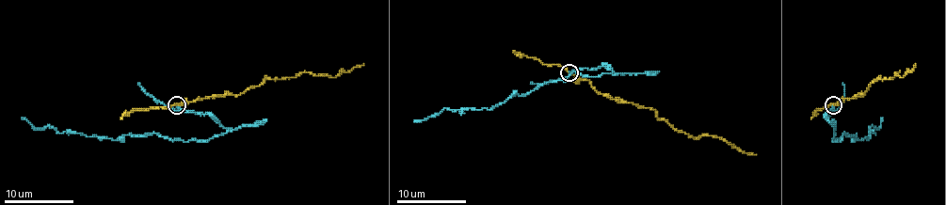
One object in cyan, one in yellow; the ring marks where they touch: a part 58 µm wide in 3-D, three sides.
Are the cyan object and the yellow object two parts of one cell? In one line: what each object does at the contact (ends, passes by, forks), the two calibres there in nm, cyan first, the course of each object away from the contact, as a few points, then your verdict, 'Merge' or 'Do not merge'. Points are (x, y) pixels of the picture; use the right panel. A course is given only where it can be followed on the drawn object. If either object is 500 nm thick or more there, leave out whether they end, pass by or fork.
At the ring cyan passes by. At the ring yellow passes by. Thickness 160 nm (cyan) against 170 nm. Course of cyan: (834, 105), (826, 116), (837, 140), (832, 140), (842, 133), (869, 138), (869, 128), (877, 128), (882, 118). Course of yellow: (834, 105), (863, 95), (869, 86), (879, 79), (889, 79), (898, 74), (900, 77), (912, 70), (915, 64). Do not merge

